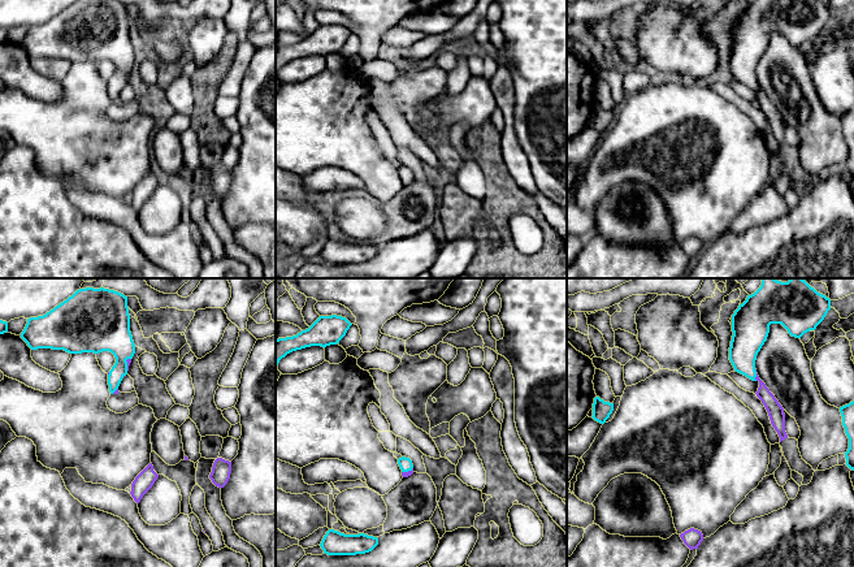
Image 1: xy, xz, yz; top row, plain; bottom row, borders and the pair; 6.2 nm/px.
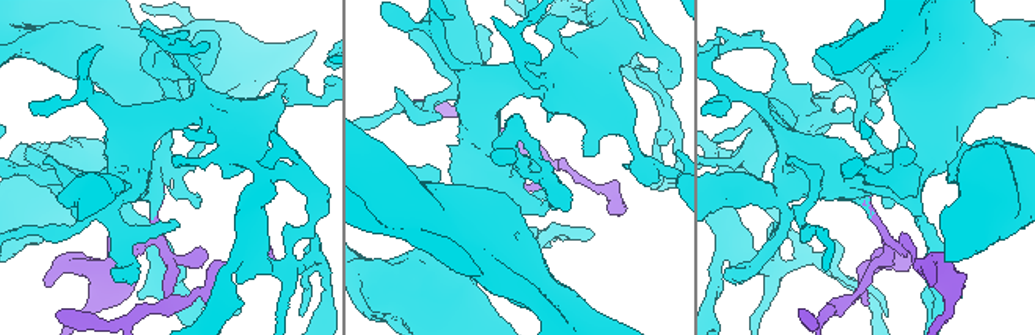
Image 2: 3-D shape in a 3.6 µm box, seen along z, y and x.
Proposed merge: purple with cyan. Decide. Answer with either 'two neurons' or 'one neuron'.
two neurons

